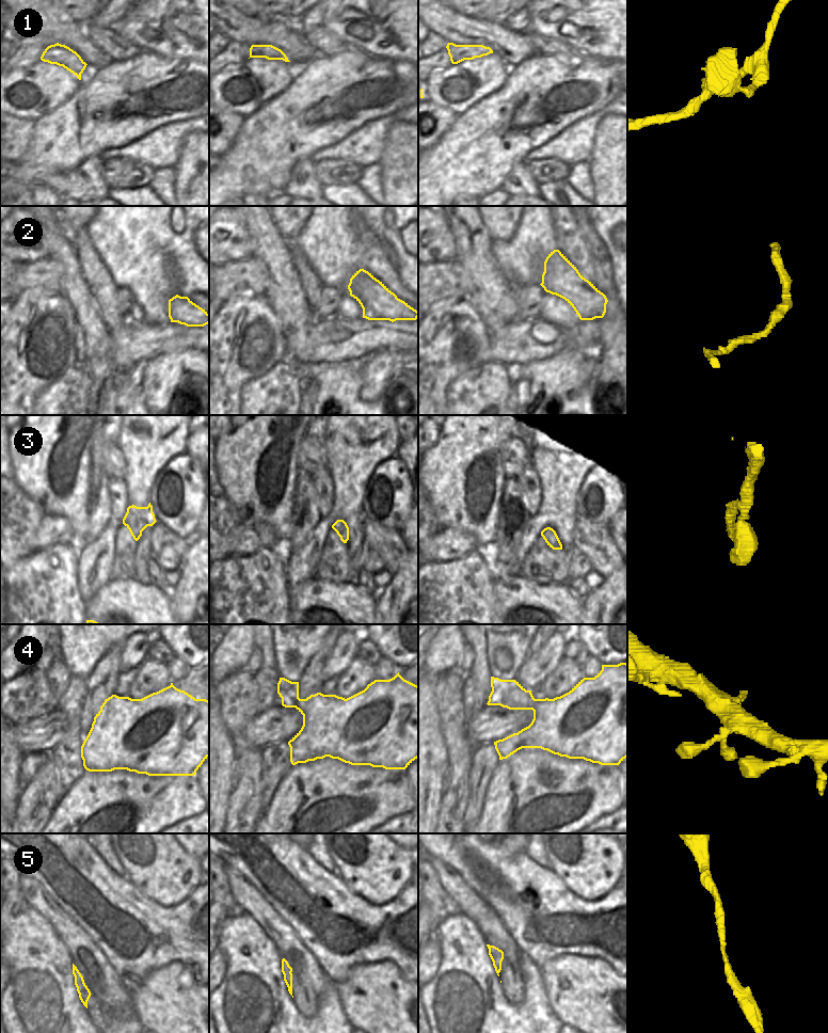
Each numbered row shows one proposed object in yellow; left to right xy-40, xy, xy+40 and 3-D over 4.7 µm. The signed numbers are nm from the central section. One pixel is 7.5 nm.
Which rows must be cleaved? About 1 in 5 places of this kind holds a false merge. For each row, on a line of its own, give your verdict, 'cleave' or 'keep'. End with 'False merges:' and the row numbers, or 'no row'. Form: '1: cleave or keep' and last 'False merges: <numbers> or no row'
1: keep
2: keep
3: keep
4: keep
5: keep
False merges: no row

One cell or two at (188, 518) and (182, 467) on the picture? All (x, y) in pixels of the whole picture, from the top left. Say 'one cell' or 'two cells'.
one cell

